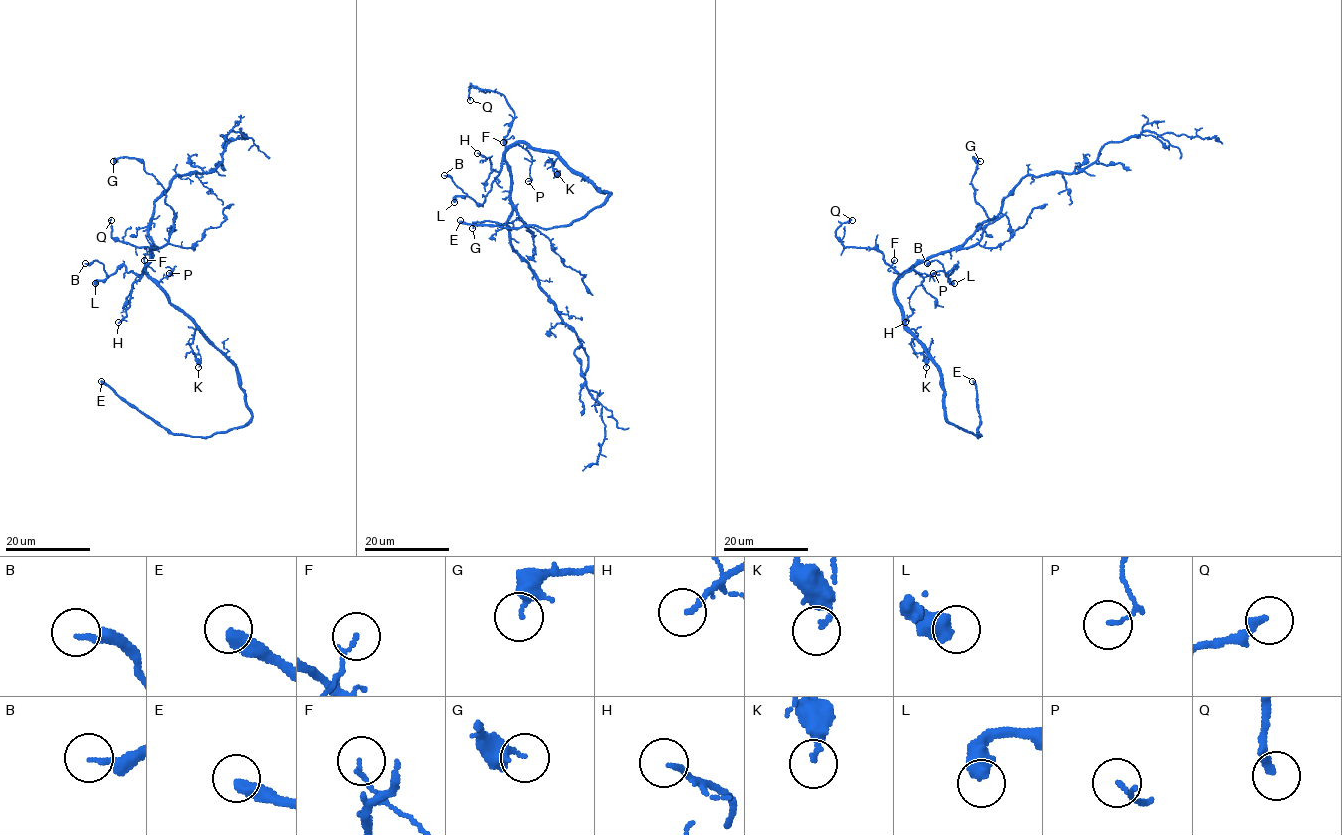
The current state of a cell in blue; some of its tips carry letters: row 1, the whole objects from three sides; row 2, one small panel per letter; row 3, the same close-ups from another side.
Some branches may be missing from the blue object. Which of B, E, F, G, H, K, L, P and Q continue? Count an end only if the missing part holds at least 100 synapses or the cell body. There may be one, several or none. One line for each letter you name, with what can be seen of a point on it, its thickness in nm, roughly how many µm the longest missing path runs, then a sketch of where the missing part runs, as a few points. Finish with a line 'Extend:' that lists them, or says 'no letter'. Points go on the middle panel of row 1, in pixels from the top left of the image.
E: (460, 220) | 400 nm | 200 µm
Extend: E

